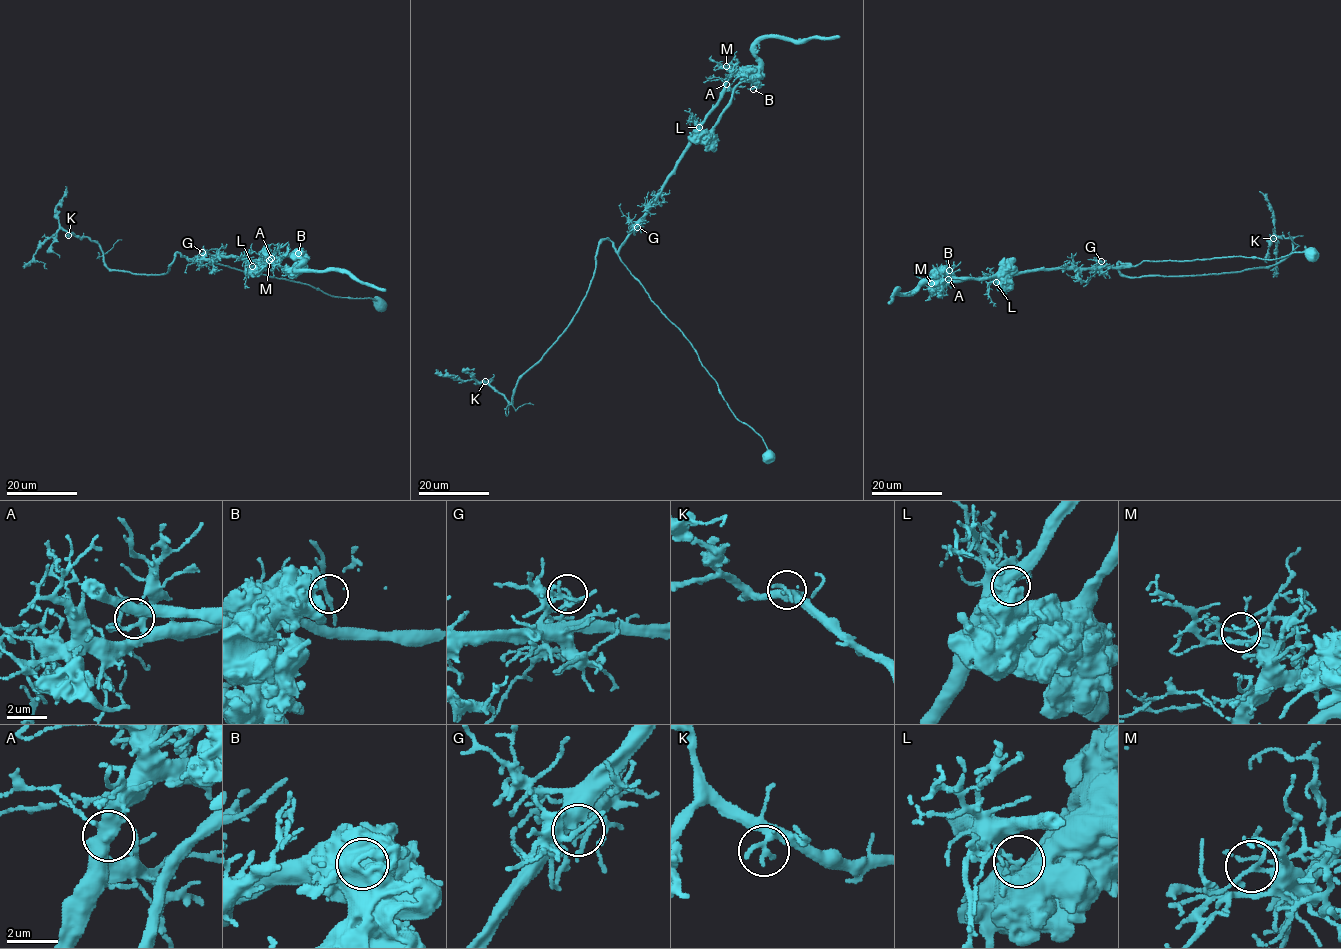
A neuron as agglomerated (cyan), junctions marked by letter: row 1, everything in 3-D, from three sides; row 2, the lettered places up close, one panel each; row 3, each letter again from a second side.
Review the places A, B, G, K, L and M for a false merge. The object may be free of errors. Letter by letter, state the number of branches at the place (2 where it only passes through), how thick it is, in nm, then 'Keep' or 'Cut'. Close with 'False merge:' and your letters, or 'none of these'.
A: Branches: 3. Thickness 200 nm. Keep
B: Branches: 2. Thickness 260 nm. Keep
G: Branches: 2. Thickness 150 nm. Keep
K: Branches: 2. Thickness 240 nm. Keep
L: Branches: 2. Thickness 180 nm. Cut
M: Branches: 2. Thickness 180 nm. Keep
False merge: L

